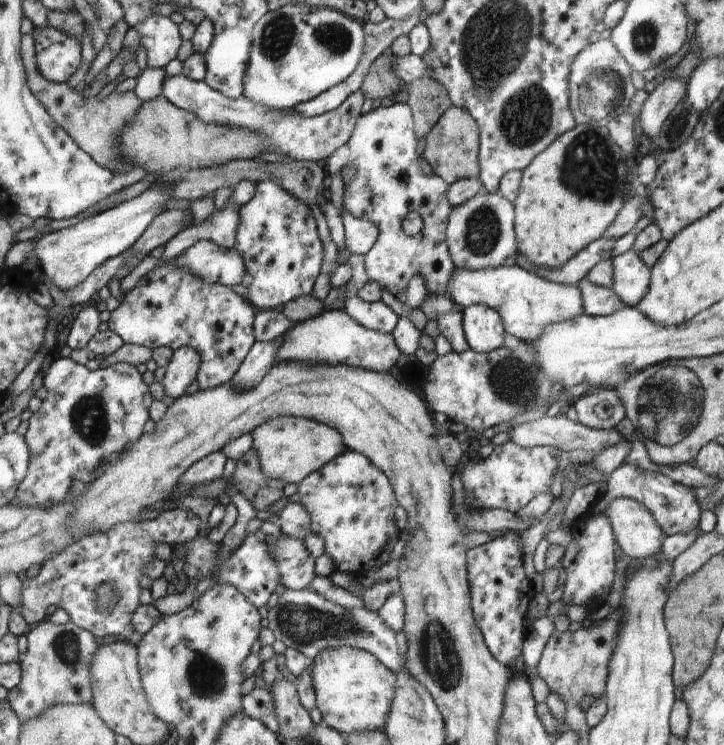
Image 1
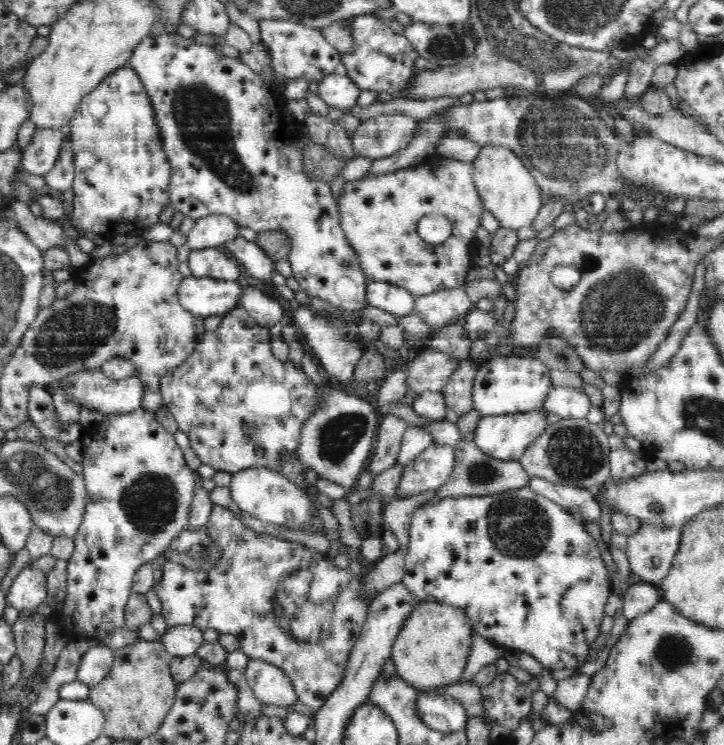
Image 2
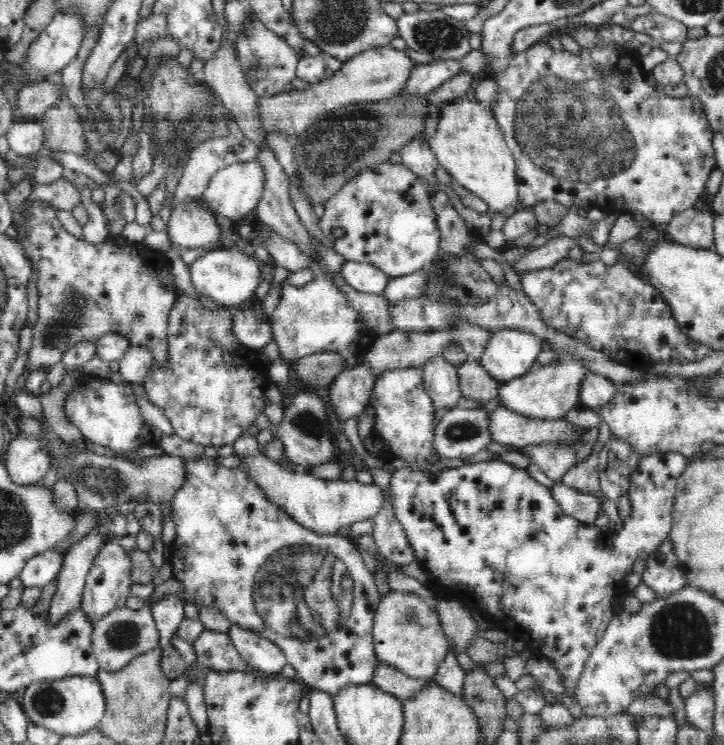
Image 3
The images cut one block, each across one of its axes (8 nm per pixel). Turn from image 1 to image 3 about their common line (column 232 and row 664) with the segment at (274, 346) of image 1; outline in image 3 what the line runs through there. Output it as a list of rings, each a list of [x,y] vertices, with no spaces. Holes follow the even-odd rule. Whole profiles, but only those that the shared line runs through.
[[[380,663],[376,665],[372,684],[404,702],[408,697],[414,697],[416,693],[422,693],[424,688],[427,688],[430,684],[430,681],[409,677],[390,665]]]

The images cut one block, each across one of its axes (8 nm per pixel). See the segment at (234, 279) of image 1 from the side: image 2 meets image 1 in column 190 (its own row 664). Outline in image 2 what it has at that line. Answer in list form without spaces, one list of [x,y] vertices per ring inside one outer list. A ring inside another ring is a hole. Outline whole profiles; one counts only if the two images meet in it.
[[[248,659],[242,672],[262,705],[274,704],[274,706],[287,708],[297,701],[293,682],[290,682],[286,673],[276,665],[266,661]]]

